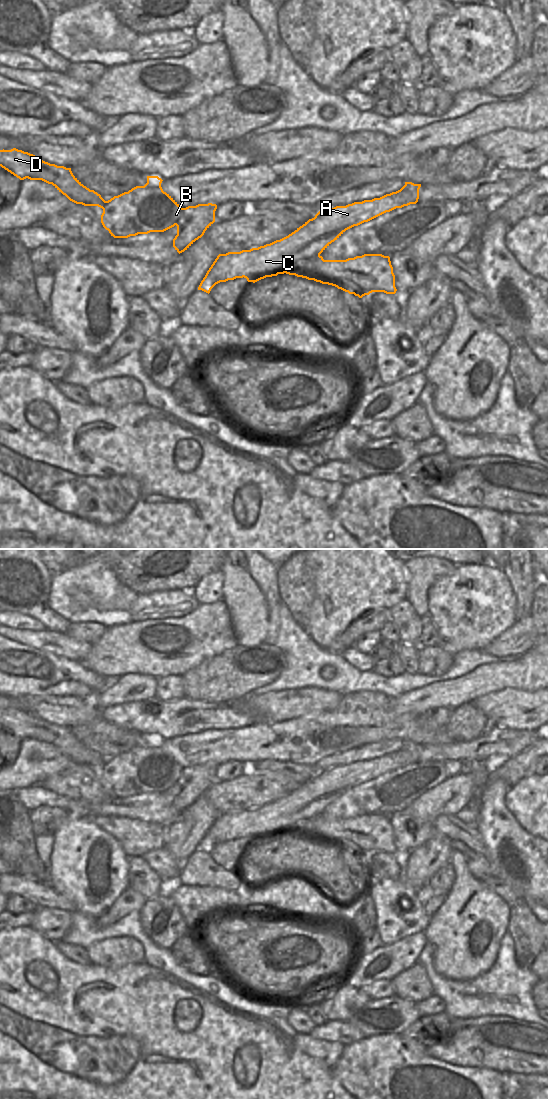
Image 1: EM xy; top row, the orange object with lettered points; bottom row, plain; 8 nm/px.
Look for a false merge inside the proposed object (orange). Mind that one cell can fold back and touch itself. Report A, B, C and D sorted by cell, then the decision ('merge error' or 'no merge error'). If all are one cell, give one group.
groups A C / B D; merge error

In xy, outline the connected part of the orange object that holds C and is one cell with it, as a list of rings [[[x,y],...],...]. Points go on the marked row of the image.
[[[405,182],[400,190],[380,198],[319,211],[314,218],[309,219],[294,232],[270,244],[240,252],[219,254],[198,290],[209,294],[220,282],[265,272],[283,274],[286,269],[319,256],[346,230],[396,208],[416,204],[420,187],[421,184]]]

